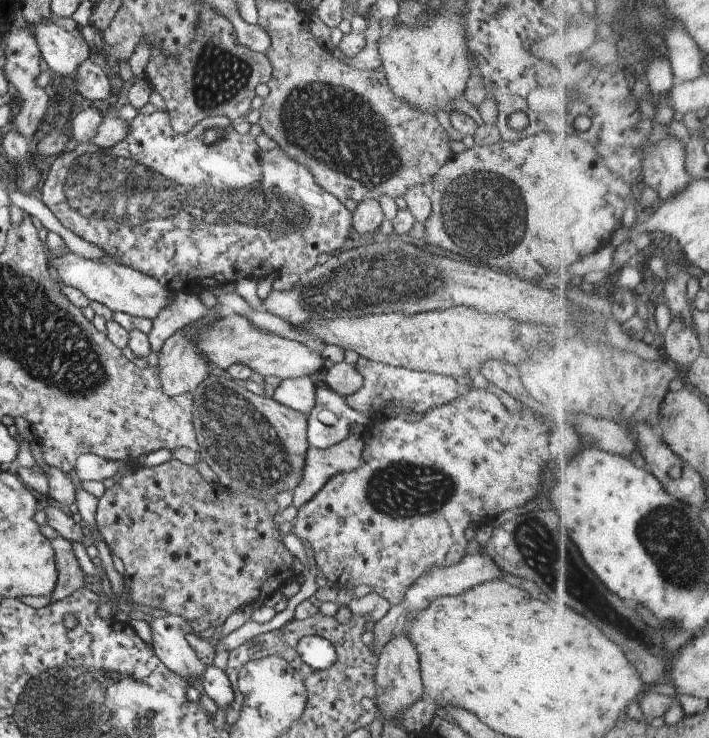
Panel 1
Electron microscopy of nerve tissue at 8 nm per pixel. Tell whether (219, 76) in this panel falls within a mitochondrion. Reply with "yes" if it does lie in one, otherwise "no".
yes

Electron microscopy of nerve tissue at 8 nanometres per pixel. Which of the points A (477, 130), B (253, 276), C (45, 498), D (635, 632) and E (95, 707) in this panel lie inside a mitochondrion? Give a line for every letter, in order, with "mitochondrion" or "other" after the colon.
A: other
B: other
C: other
D: mitochondrion
E: mitochondrion

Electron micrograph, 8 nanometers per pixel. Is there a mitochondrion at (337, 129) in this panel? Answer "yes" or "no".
yes

